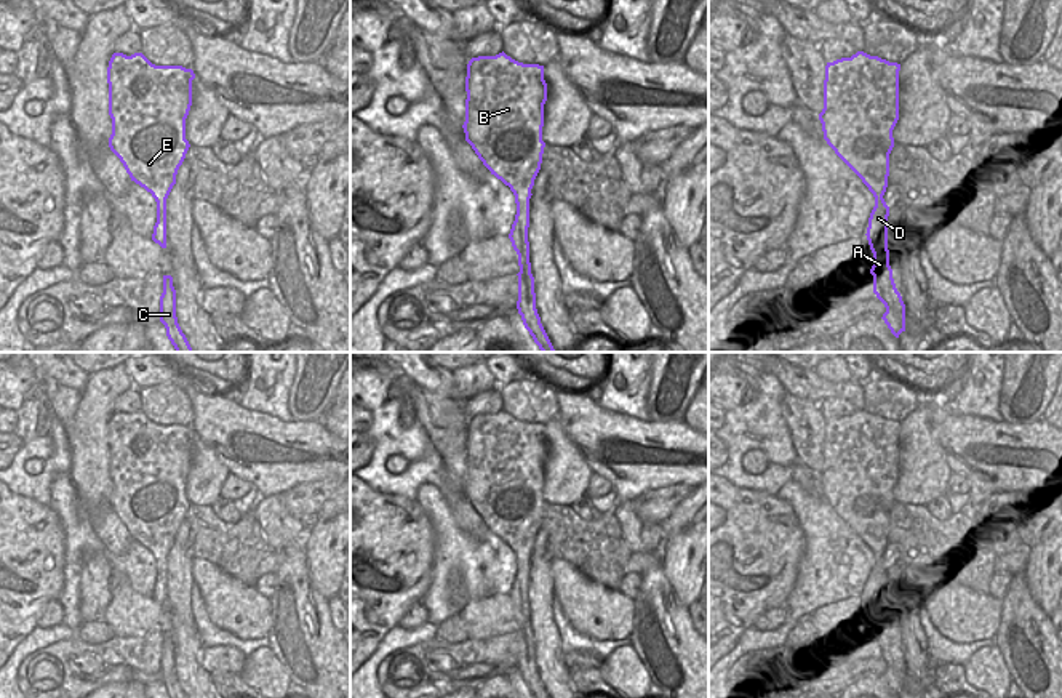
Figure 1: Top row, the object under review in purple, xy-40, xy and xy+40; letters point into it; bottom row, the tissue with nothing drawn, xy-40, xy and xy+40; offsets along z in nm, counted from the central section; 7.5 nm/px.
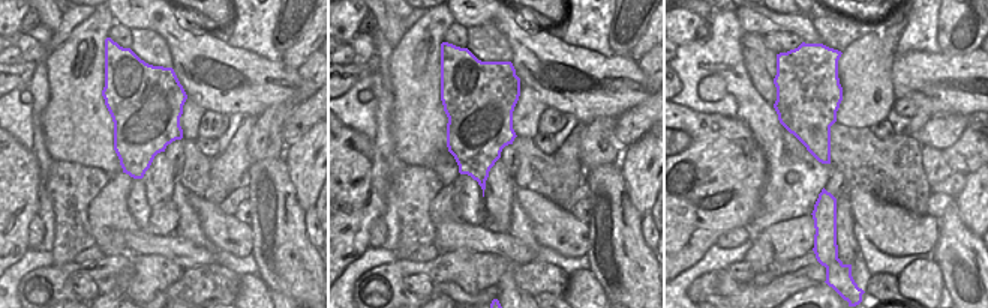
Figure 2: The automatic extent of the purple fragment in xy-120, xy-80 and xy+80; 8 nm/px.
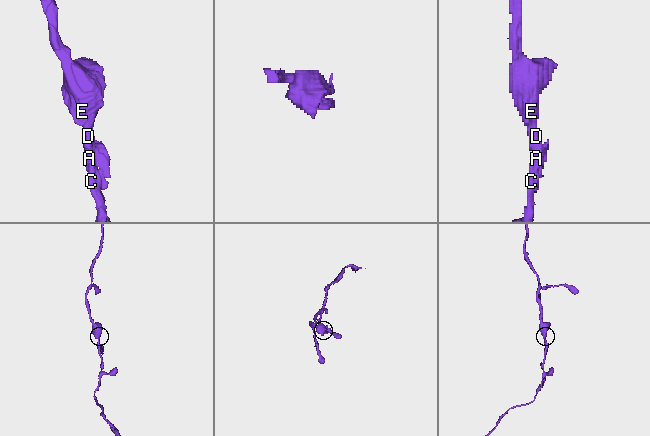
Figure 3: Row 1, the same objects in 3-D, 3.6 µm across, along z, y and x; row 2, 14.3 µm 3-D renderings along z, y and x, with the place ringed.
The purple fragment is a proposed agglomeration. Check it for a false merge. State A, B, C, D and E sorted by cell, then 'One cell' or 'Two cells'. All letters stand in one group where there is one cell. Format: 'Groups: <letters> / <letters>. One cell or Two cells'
Groups: A B C D E. One cell.

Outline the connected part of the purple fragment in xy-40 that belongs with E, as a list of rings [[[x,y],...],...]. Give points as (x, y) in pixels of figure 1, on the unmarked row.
[[[114,411],[107,426],[110,509],[131,540],[157,560],[152,599],[166,607],[166,557],[190,506],[186,477],[192,464],[192,427],[155,424],[142,411]]]

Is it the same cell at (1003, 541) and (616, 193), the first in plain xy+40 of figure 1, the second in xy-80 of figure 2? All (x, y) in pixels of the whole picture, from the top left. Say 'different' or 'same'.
different

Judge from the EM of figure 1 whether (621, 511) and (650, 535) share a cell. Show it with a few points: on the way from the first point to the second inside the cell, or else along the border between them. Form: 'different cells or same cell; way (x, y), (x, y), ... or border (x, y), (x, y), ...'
same cell; way (627, 517), (643, 533)

